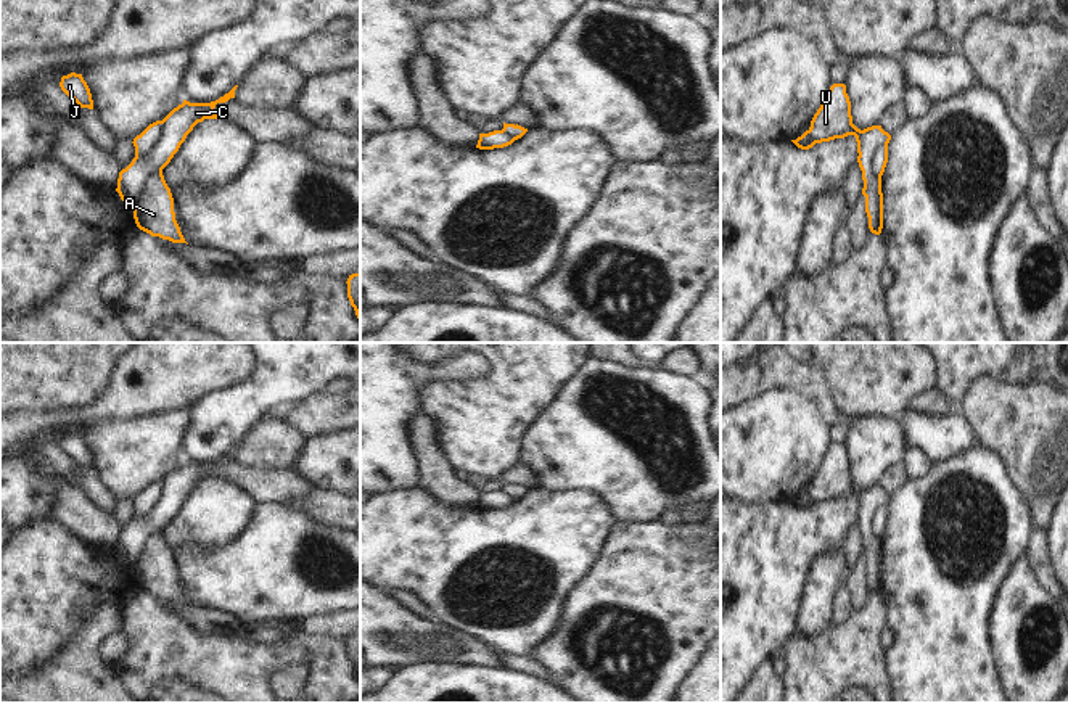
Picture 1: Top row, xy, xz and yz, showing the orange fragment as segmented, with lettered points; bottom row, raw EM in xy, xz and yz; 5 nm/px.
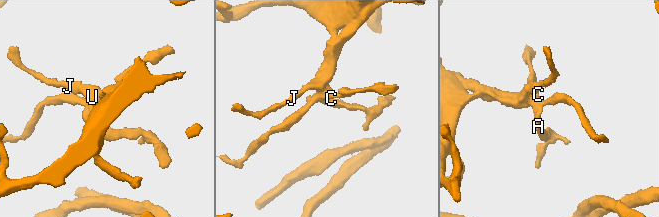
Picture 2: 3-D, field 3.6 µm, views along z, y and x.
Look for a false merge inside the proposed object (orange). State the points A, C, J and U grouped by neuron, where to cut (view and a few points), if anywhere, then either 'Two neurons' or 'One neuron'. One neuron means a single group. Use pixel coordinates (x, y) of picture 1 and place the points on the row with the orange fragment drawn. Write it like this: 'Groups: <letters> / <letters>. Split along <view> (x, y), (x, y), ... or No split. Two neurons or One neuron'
Groups: A J U / C. Split along xy (163, 121), (163, 131), (153, 150), (145, 158), (137, 158). Two neurons.

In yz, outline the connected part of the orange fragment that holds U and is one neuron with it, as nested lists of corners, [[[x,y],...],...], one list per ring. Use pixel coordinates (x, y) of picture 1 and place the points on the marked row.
[[[833,84],[830,87],[807,132],[815,143],[844,138],[848,135],[856,137],[869,228],[872,233],[880,235],[883,228],[883,193],[881,179],[873,175],[872,161],[878,148],[888,146],[891,135],[885,132],[881,125],[872,125],[861,130],[852,124],[851,101],[844,84]]]

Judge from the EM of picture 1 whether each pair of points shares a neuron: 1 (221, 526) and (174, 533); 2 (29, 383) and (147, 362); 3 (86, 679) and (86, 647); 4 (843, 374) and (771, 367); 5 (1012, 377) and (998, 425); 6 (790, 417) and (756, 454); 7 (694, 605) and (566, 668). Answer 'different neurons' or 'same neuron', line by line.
1: same neuron
2: different neurons
3: same neuron
4: different neurons
5: different neurons
6: same neuron
7: same neuron

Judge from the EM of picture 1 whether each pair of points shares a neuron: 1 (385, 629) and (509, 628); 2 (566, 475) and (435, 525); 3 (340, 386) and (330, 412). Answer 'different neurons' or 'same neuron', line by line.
1: different neurons
2: different neurons
3: different neurons

